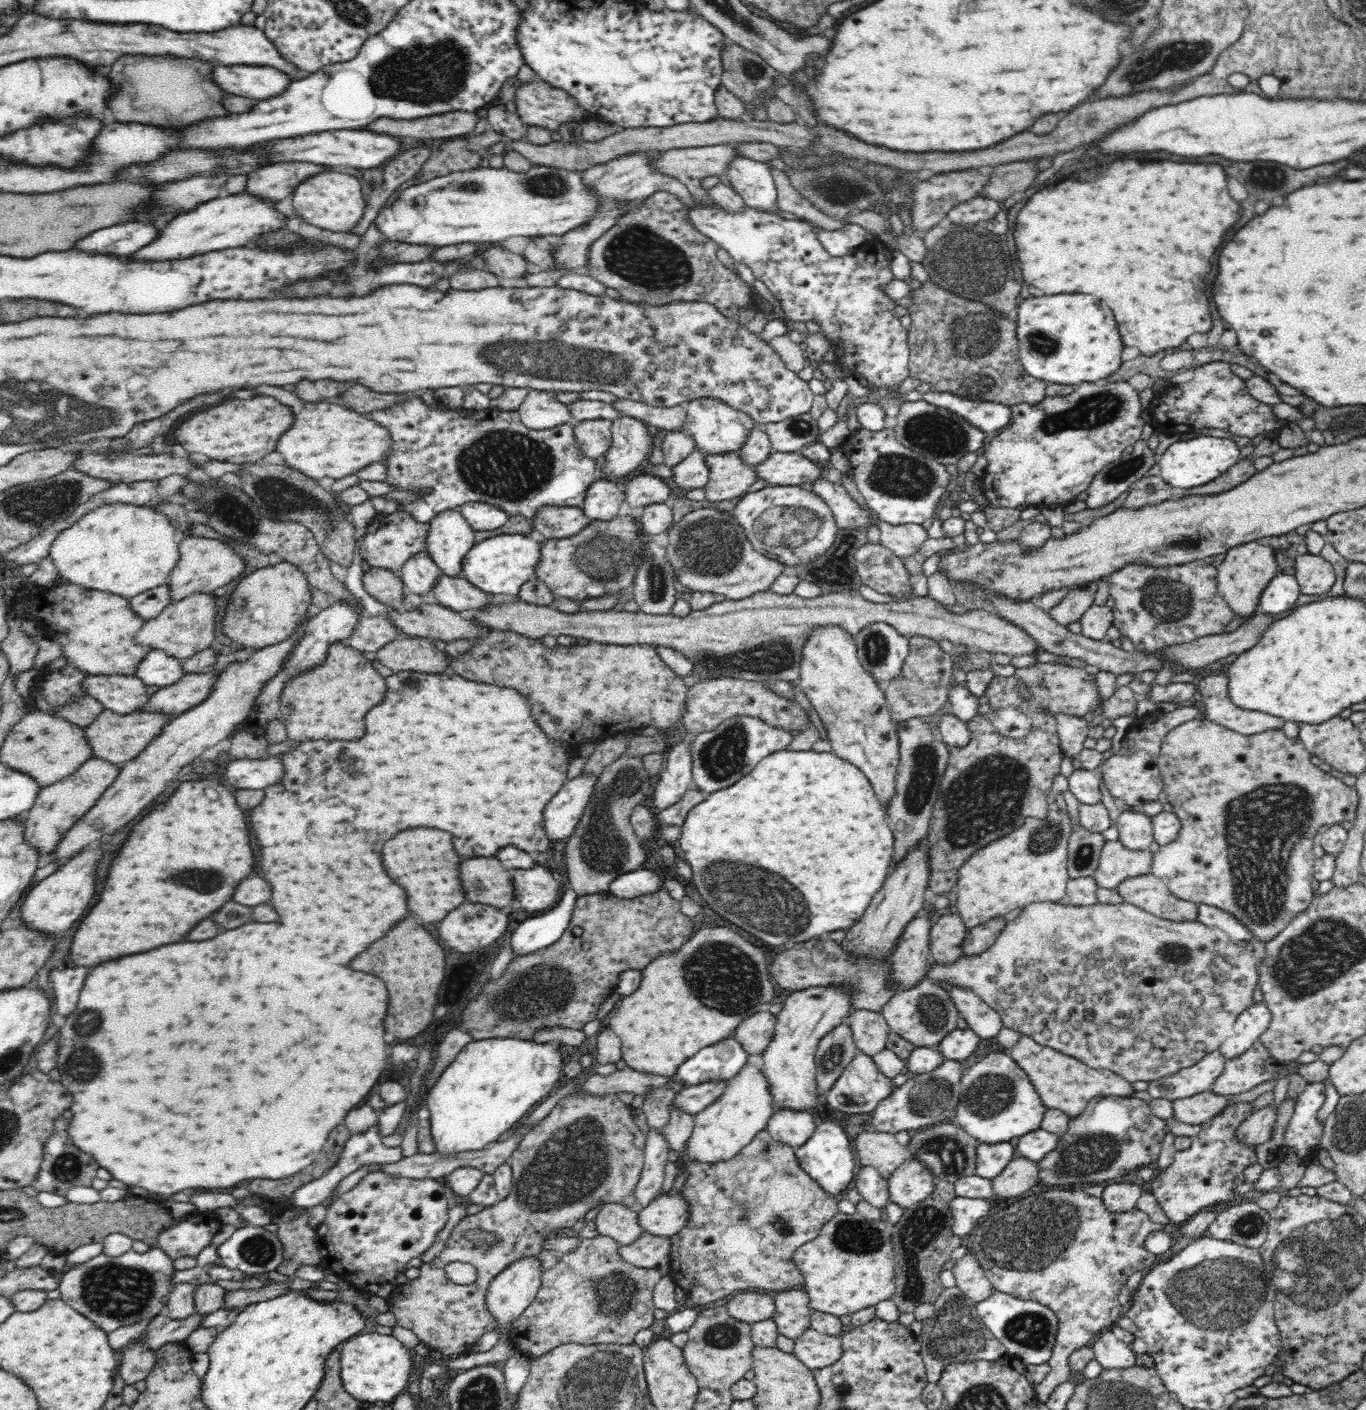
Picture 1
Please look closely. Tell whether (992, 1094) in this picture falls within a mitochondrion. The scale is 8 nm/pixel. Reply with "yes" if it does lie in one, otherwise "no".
yes

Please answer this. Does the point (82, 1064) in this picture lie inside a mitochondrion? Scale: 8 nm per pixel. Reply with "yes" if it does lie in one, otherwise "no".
yes

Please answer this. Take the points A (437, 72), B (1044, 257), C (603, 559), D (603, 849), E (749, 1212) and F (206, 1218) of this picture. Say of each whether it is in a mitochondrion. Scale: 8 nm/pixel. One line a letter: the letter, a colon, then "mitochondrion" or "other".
A: mitochondrion
B: other
C: mitochondrion
D: mitochondrion
E: mitochondrion
F: other

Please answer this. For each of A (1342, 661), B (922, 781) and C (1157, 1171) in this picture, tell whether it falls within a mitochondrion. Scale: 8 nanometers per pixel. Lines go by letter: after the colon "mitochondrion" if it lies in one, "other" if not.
A: other
B: mitochondrion
C: other

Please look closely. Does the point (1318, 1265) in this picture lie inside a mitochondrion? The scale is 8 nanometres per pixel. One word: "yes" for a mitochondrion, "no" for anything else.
yes

